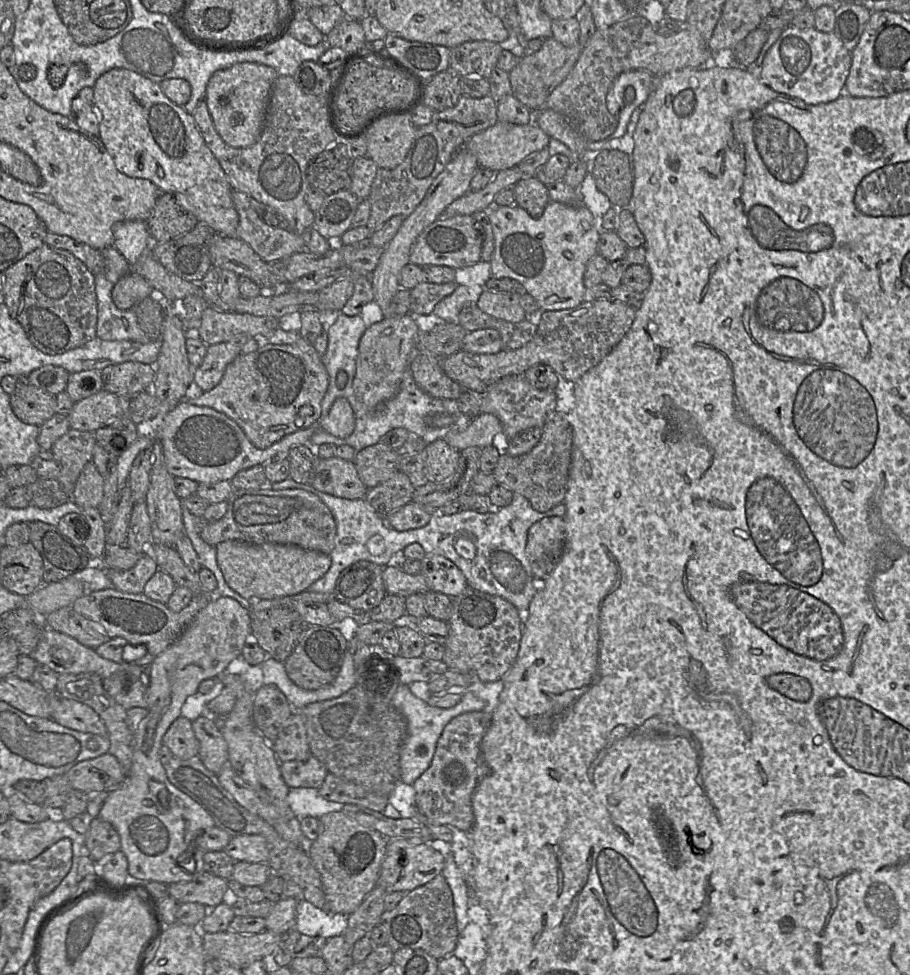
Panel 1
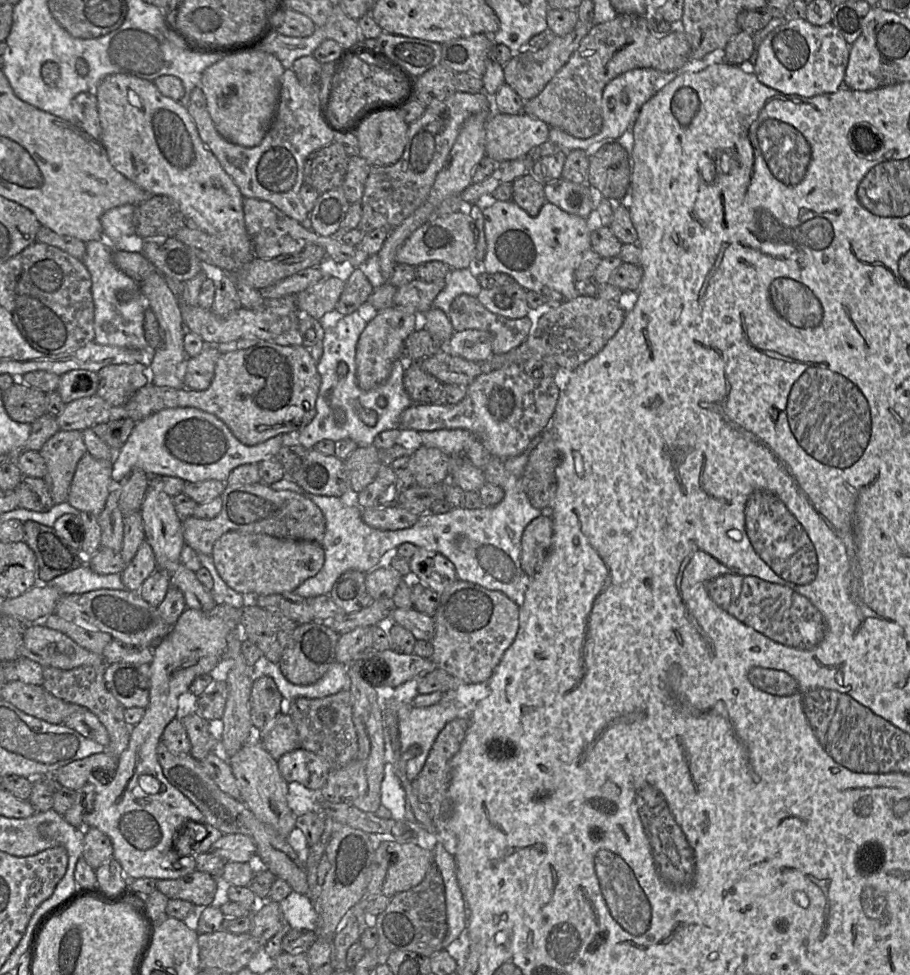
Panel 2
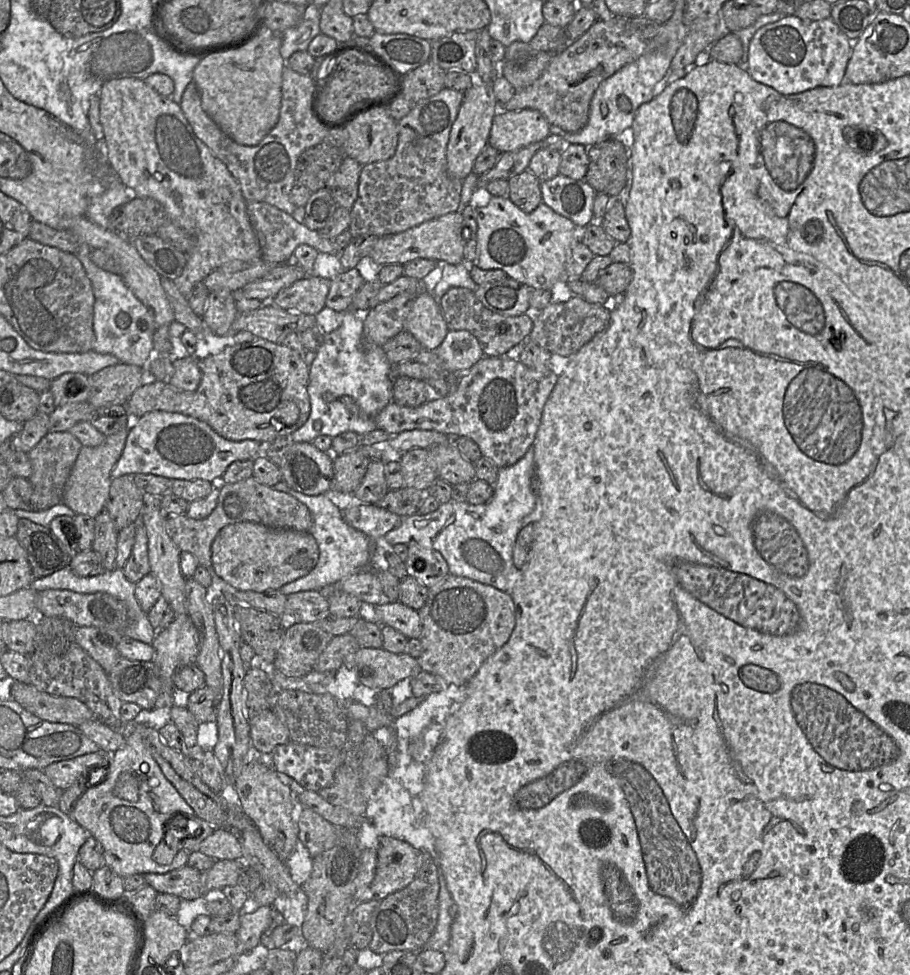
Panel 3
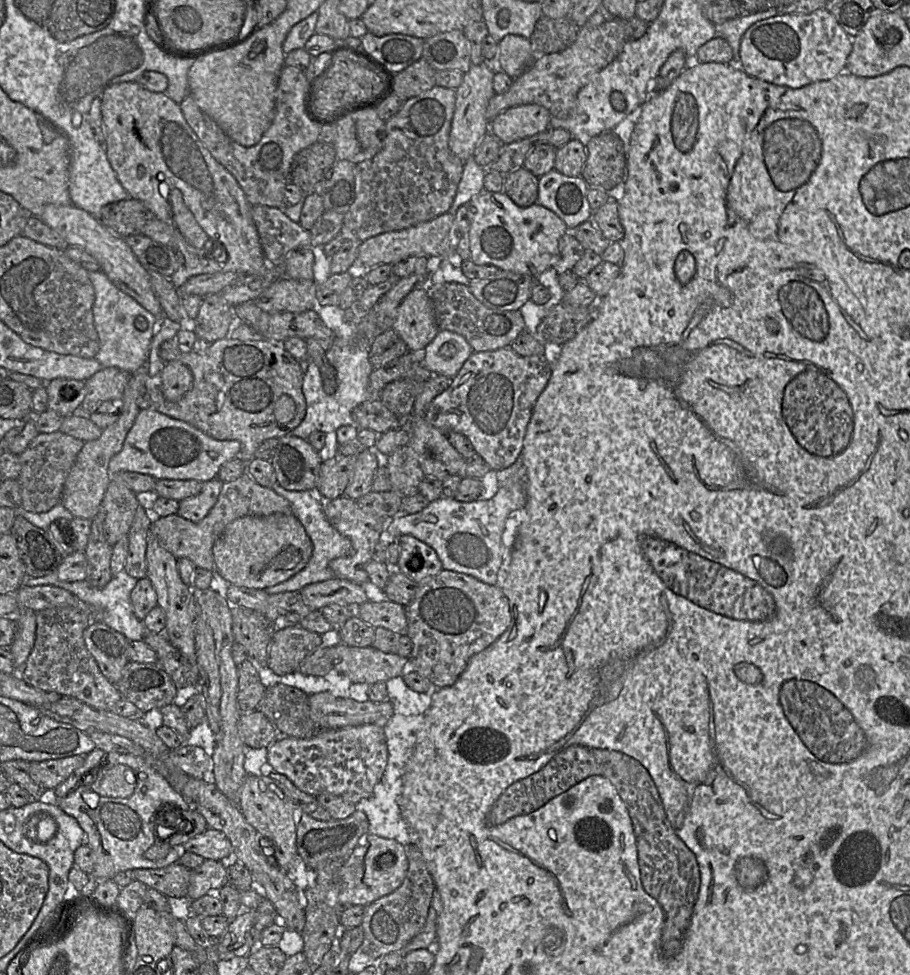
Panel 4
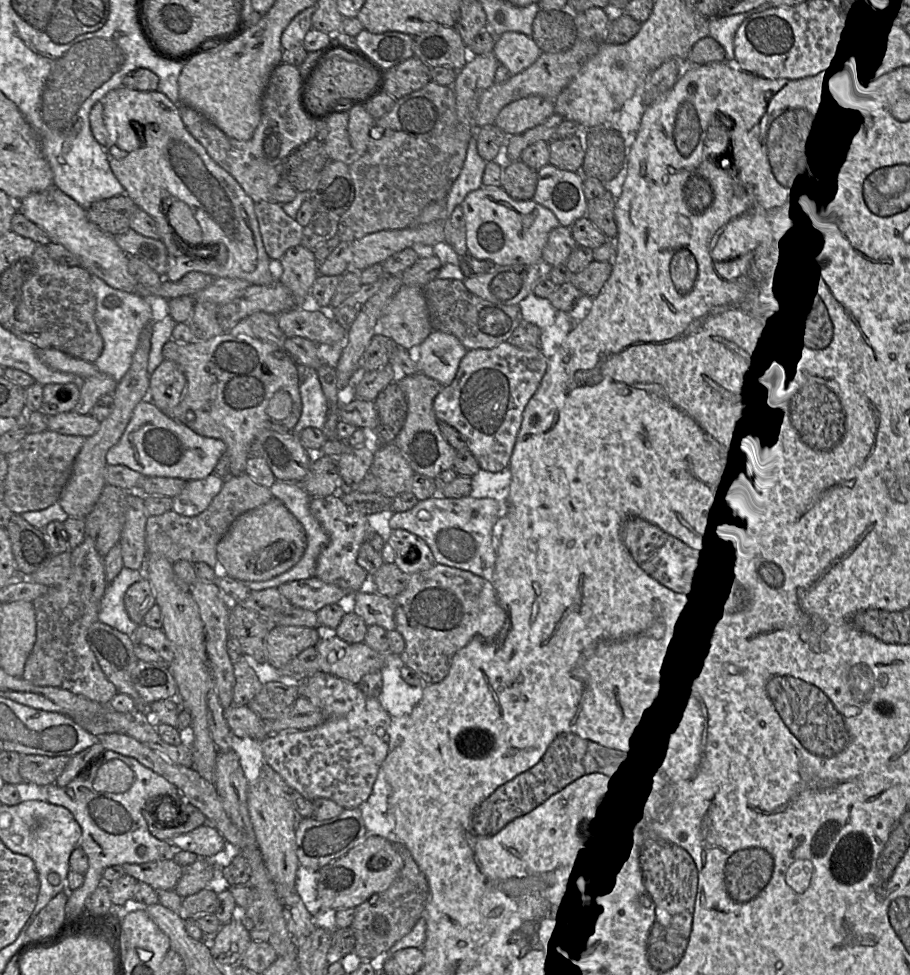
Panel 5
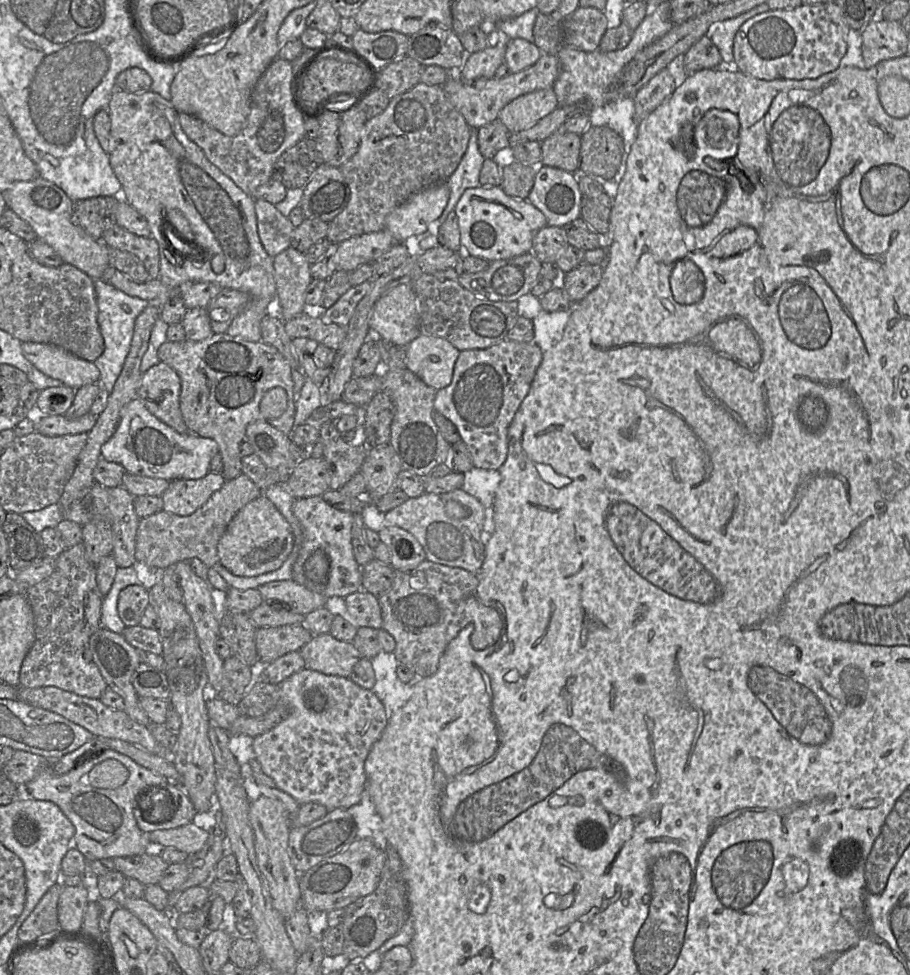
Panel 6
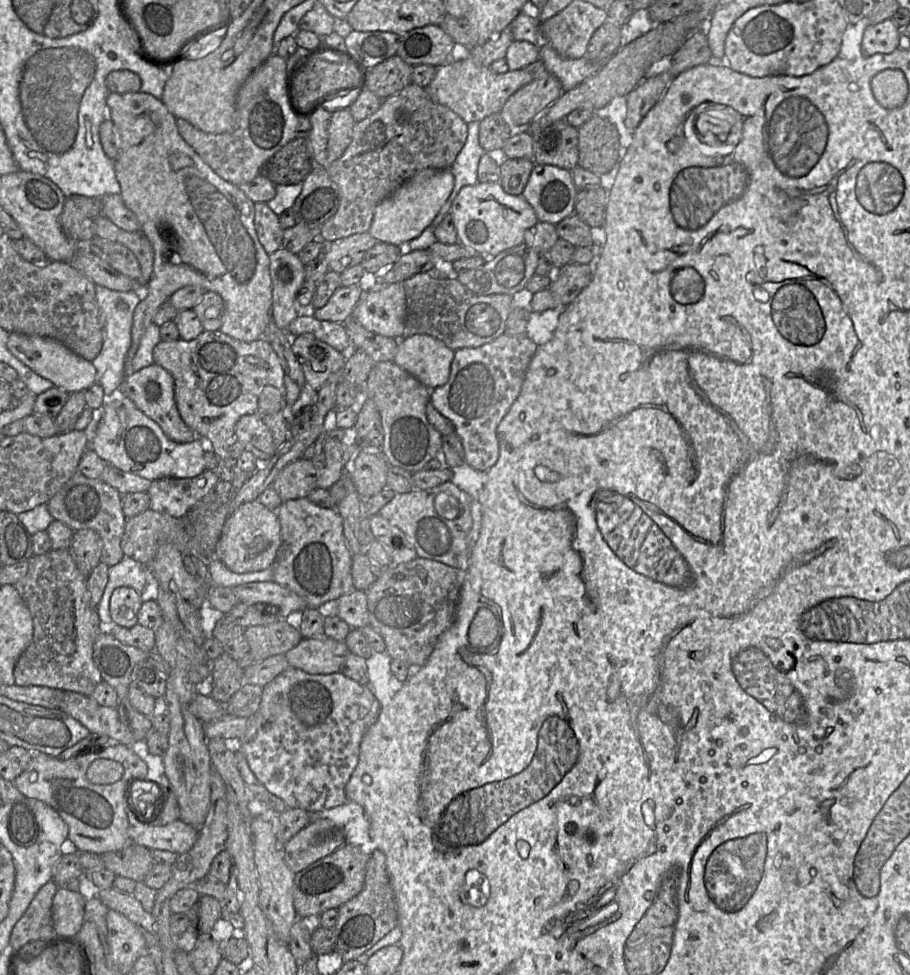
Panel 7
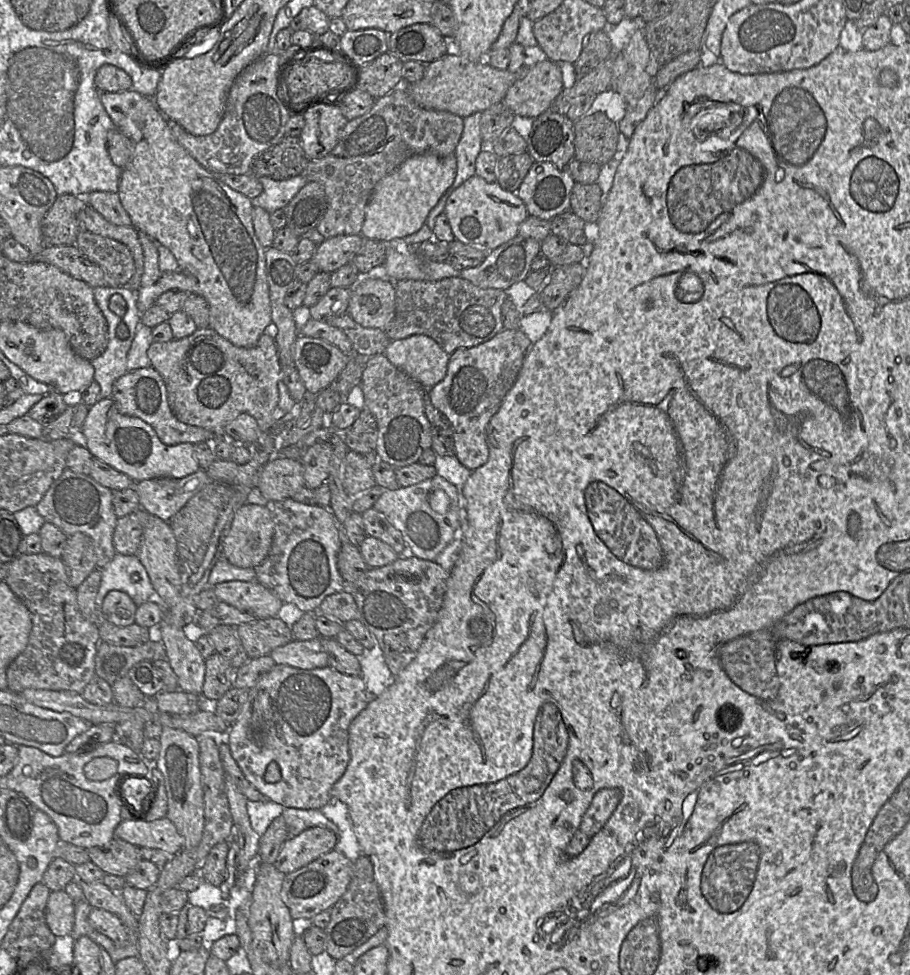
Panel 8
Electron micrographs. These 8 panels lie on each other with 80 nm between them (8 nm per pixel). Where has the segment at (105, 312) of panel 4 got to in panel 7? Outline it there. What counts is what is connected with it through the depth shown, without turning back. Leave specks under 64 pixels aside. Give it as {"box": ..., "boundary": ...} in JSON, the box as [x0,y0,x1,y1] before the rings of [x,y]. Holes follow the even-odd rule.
{"box":[91,285,142,402],"boundary":[[[96,285],[96,299],[104,322],[104,342],[100,353],[91,361],[97,370],[97,383],[104,390],[104,402],[106,397],[117,395],[120,385],[126,376],[125,358],[131,345],[131,329],[133,325],[134,311],[142,300],[140,291],[116,291]]]}

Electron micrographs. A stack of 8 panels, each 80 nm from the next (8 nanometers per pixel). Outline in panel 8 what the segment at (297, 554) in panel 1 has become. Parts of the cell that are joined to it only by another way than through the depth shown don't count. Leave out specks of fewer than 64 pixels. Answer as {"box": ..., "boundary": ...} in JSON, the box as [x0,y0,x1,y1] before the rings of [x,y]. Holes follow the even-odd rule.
{"box":[222,503,273,568],"boundary":[[[246,503],[231,522],[222,555],[234,566],[254,568],[268,556],[273,536],[272,508]]]}

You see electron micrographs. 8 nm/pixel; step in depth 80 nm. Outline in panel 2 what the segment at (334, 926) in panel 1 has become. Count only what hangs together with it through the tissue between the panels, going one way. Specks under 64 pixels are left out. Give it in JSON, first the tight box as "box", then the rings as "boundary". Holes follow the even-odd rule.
{"box":[278,891,318,931],"boundary":[[[293,891],[278,903],[287,926],[297,930],[316,931],[318,915],[306,895]]]}

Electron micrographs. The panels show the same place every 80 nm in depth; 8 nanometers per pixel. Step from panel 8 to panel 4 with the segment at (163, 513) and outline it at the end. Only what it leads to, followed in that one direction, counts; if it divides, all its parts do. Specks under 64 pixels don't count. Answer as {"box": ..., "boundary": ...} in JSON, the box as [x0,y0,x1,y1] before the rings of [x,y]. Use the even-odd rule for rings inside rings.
{"box":[177,477,222,522],"boundary":[[[217,477],[204,482],[198,494],[179,501],[177,514],[193,522],[202,520],[216,503],[222,484]]]}

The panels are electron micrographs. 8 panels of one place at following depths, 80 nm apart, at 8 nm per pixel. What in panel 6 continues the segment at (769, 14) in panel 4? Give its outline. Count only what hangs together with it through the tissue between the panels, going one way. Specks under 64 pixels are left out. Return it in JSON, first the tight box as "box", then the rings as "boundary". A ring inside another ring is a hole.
{"box":[705,3,771,62],"boundary":[[[766,3],[760,4],[753,9],[736,17],[712,24],[705,34],[718,48],[723,62],[734,62],[733,43],[739,27],[747,20],[771,10]]]}

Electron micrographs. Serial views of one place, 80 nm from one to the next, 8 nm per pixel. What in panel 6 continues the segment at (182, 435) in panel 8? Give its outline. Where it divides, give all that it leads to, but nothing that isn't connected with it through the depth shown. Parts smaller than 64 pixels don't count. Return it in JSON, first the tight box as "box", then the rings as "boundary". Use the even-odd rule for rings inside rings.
{"box":[139,362,190,433],"boundary":[[[159,362],[142,373],[139,398],[151,414],[179,433],[190,432],[180,411],[181,382],[177,372]]]}

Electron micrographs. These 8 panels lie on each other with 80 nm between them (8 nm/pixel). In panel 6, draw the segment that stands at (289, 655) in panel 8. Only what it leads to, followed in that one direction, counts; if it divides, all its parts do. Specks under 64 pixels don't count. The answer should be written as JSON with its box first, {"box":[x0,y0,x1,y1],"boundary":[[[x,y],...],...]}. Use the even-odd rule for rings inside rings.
{"box":[300,634,362,677],"boundary":[[[328,634],[313,636],[300,650],[305,668],[324,673],[349,677],[362,655],[351,642],[341,641]]]}

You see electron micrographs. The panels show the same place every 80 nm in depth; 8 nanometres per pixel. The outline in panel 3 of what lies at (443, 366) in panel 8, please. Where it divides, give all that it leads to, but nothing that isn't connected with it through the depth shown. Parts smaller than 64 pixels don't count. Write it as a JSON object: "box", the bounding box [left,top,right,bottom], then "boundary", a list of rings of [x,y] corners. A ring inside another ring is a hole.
{"box":[434,330,484,374],"boundary":[[[449,330],[434,351],[451,374],[464,373],[484,356],[479,341],[467,330]]]}

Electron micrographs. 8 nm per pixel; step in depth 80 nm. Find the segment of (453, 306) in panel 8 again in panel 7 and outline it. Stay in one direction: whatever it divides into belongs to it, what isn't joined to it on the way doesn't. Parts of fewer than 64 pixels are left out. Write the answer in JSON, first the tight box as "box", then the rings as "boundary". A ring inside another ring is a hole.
{"box":[401,273,514,351],"boundary":[[[428,273],[414,275],[401,284],[407,304],[404,337],[428,334],[454,351],[482,346],[504,334],[508,315],[514,307],[512,295],[478,295],[457,279],[435,279]]]}

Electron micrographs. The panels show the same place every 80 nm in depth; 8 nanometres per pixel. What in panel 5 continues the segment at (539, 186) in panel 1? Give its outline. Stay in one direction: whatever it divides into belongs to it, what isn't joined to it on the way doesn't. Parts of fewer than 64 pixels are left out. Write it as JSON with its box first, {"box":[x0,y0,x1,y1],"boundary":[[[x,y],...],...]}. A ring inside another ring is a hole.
{"box":[501,161,537,200],"boundary":[[[521,161],[502,168],[501,188],[514,200],[532,200],[537,181],[537,171]]]}

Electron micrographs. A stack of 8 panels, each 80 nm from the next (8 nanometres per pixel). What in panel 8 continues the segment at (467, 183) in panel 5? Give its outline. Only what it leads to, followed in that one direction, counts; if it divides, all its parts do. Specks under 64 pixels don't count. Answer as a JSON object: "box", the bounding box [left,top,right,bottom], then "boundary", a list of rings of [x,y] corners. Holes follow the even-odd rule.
{"box":[425,112,484,229],"boundary":[[[476,112],[463,118],[463,132],[454,152],[457,163],[456,176],[452,185],[444,192],[425,221],[431,229],[434,228],[436,218],[444,212],[446,201],[453,191],[475,175],[477,156],[484,149],[480,128],[481,116],[482,112]]]}

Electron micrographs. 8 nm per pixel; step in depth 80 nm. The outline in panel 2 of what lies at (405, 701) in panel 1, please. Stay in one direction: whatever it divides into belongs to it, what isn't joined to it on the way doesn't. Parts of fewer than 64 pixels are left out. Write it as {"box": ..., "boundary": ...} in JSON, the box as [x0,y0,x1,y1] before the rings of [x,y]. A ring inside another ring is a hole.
{"box":[395,702,473,781],"boundary":[[[456,702],[449,706],[437,703],[428,707],[415,707],[411,703],[404,703],[395,707],[399,730],[399,757],[406,761],[405,772],[409,781],[414,780],[423,769],[429,752],[445,725],[457,717],[469,718],[473,709],[473,705],[457,705]]]}

